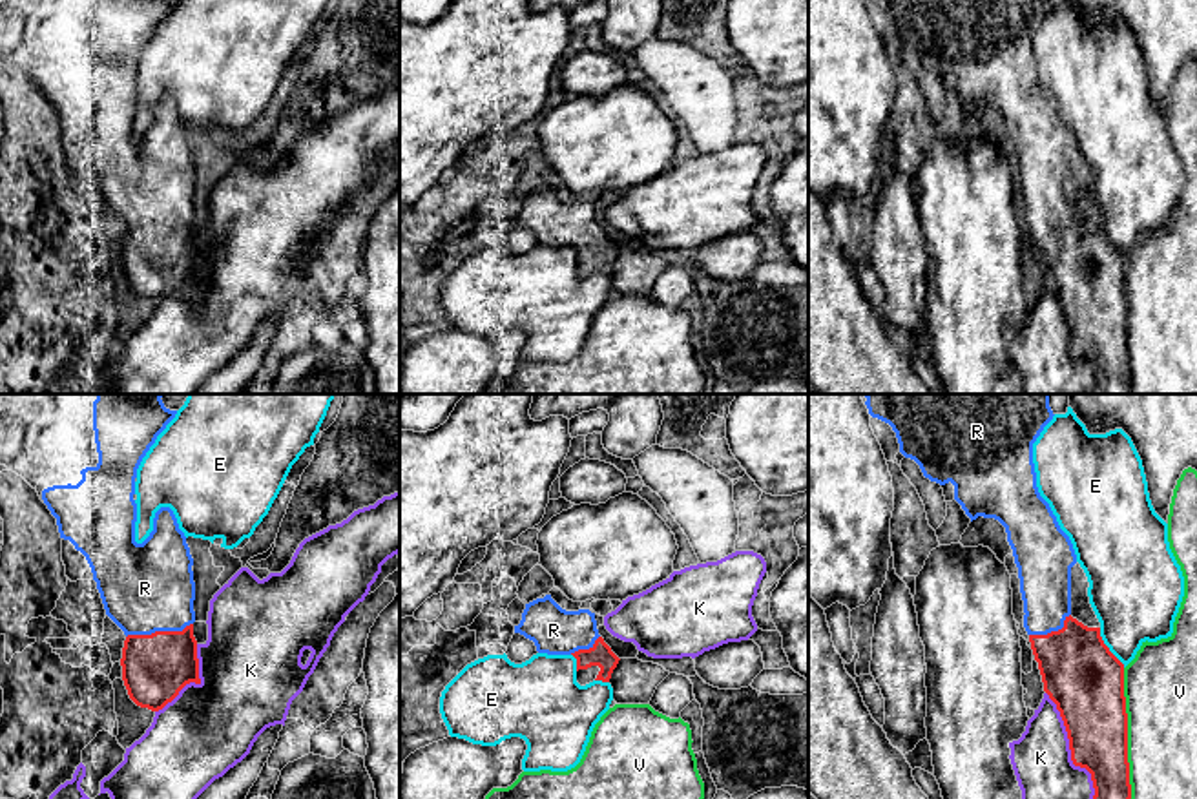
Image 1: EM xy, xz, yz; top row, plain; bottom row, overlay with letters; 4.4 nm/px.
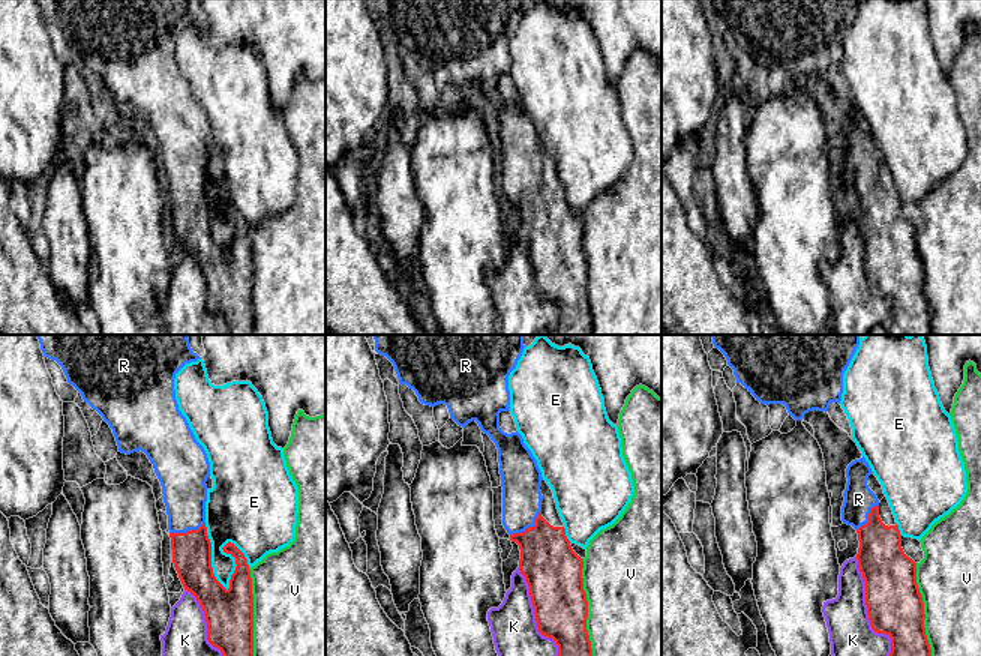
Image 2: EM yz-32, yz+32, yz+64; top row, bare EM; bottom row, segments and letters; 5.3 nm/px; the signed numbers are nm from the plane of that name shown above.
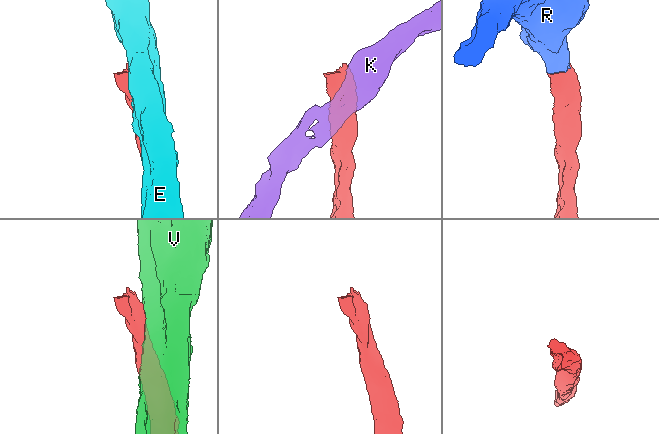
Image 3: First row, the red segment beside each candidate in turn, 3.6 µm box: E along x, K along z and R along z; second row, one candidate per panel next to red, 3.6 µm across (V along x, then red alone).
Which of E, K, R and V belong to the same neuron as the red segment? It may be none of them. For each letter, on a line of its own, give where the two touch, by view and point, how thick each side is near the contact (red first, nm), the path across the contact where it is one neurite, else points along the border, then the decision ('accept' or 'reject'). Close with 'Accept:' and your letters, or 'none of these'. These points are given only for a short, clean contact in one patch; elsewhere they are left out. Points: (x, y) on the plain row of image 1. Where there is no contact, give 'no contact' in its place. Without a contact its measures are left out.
E: yz (1108, 239) | 340/380 nm | reject
K: yz (1070, 340) | 300/300 nm | reject
R: xy (159, 223) | 300/400 nm | across xy (157, 258), (159, 223), (157, 207), (145, 179) | accept
V: yz (1126, 327) | 300/320 nm | reject
Accept: R

